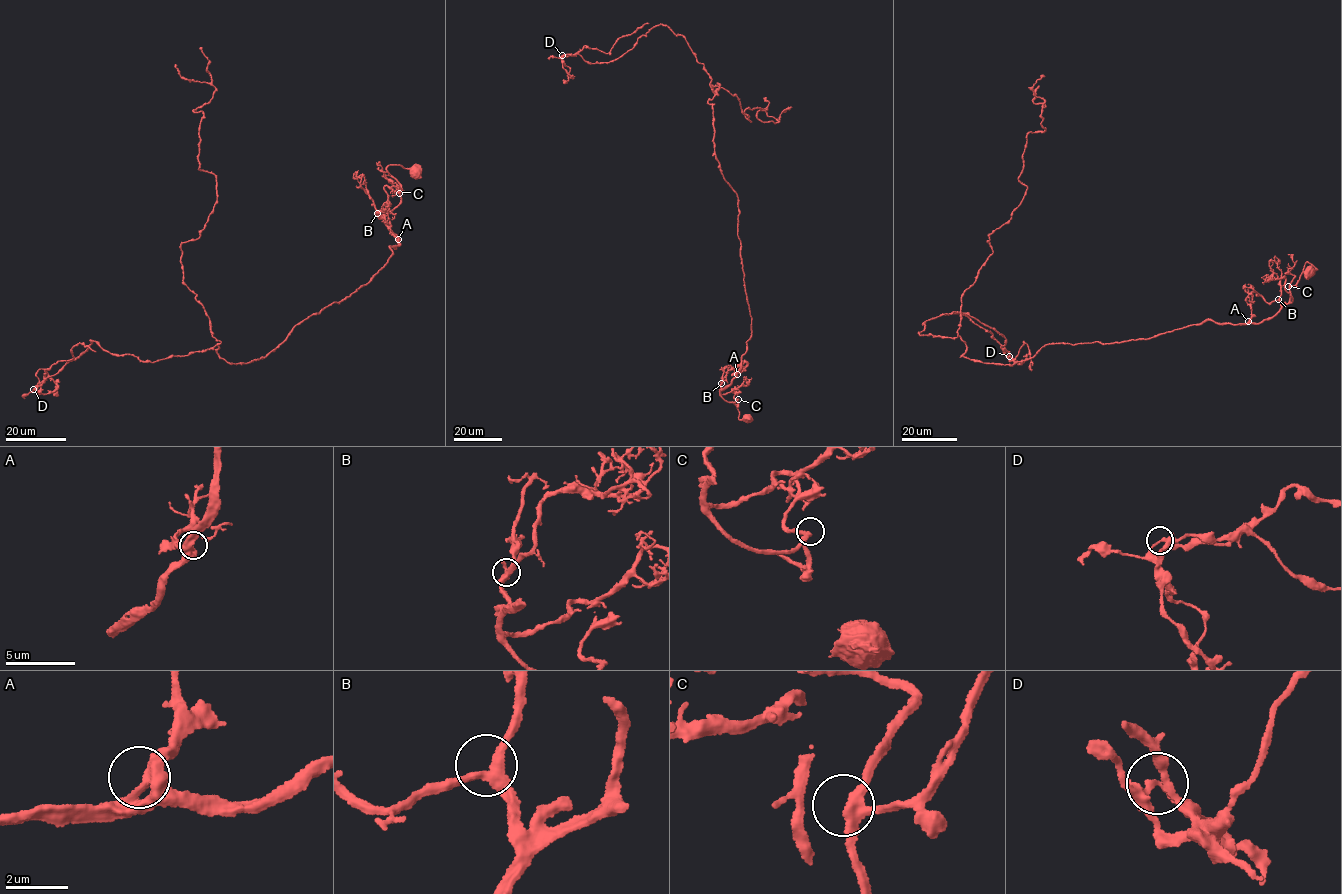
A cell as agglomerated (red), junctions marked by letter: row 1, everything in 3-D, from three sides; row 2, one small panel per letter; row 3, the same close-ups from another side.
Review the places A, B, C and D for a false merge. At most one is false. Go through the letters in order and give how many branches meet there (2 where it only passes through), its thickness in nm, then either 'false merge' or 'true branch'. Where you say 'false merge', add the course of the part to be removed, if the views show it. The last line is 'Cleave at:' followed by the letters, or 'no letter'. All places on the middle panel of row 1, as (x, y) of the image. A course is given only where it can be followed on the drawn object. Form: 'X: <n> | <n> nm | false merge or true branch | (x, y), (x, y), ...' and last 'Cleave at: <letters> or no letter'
A: 3 | 400 nm | true branch
B: 3 | 280 nm | true branch
C: 3 | 280 nm | true branch
D: 3 | 140 nm | false merge | (562, 55), (574, 55), (585, 46), (607, 53), (616, 41), (648, 23)
Cleave at: D

